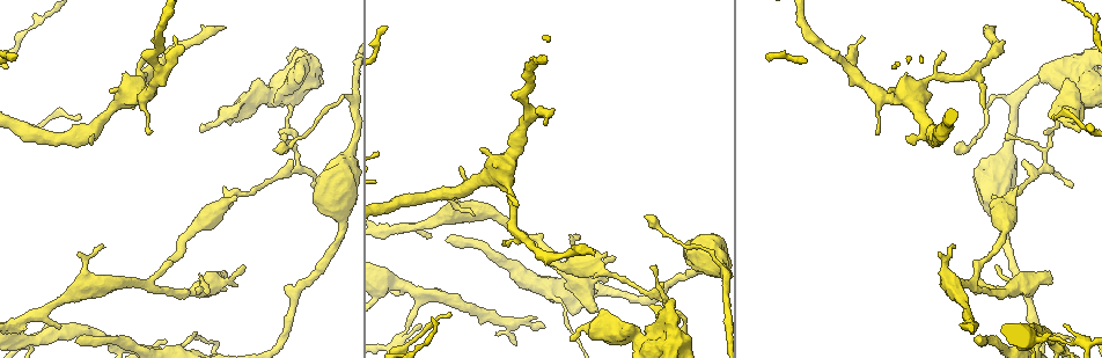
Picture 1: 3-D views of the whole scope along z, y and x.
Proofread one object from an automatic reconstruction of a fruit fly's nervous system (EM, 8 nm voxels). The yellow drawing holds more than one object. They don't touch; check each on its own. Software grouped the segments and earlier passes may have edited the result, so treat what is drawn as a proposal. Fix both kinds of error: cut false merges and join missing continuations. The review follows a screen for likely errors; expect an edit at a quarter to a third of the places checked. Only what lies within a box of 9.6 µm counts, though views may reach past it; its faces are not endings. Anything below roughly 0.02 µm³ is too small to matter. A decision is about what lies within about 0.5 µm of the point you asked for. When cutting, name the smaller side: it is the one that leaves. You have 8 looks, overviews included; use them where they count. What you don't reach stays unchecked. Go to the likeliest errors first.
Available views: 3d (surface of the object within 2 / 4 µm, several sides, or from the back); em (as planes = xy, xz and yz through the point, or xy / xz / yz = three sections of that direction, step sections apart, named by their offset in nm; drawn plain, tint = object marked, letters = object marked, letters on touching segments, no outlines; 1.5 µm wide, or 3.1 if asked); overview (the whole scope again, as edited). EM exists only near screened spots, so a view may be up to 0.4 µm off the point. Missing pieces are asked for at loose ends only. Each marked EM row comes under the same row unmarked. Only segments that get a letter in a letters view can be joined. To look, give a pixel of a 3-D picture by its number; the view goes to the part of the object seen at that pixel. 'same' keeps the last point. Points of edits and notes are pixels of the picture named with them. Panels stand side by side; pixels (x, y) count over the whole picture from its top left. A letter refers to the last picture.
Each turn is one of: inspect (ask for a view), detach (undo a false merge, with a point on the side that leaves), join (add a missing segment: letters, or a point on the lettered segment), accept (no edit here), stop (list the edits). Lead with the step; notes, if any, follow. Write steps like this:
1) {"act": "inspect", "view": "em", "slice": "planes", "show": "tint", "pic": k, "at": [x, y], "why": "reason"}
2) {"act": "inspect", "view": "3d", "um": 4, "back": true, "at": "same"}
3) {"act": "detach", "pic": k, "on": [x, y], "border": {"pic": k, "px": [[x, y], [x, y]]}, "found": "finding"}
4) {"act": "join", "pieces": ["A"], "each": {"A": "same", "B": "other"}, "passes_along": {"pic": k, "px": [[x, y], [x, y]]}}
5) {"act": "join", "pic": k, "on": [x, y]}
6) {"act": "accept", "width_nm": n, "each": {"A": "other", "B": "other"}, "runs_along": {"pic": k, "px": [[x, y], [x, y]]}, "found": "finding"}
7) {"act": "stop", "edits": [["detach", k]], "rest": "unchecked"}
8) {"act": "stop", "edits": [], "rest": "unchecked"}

{"act": "inspect", "view": "3d", "um": 4, "pic": 1, "at": [100, 246]}

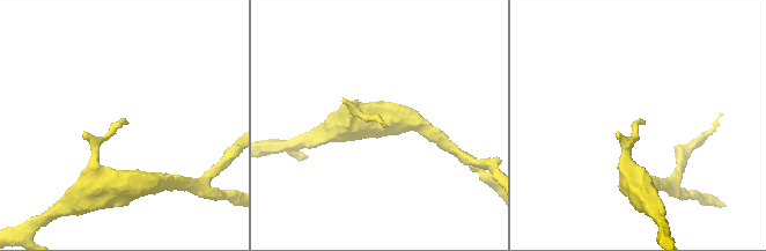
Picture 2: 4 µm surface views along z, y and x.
{"act": "inspect", "view": "em", "slice": "planes", "show": "letters", "pic": 2, "at": [645, 120], "why": "shape alone is not enough"}

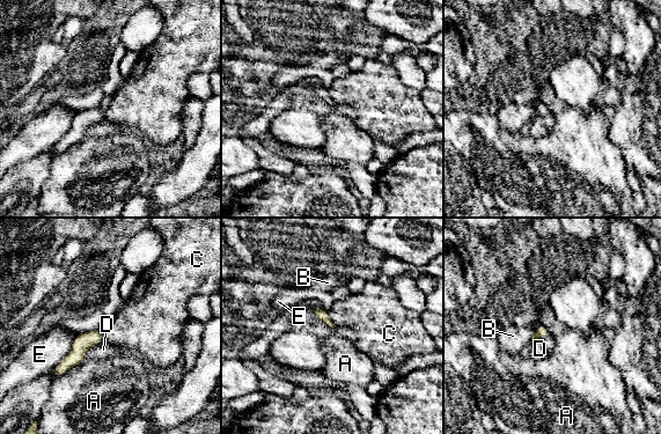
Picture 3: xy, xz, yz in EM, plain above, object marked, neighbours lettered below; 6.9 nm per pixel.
{"act": "accept", "width_nm": 80, "each": {"A": "other", "B": "other", "C": "other", "D": "other", "E": "other"}, "border": {"pic": 3, "px": [[327, 311], [333, 330]]}, "found": "none of them fits"}

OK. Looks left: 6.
{"act": "inspect", "view": "3d", "um": 4, "back": true, "pic": 1, "at": [1023, 343], "why": "calibre changes"}

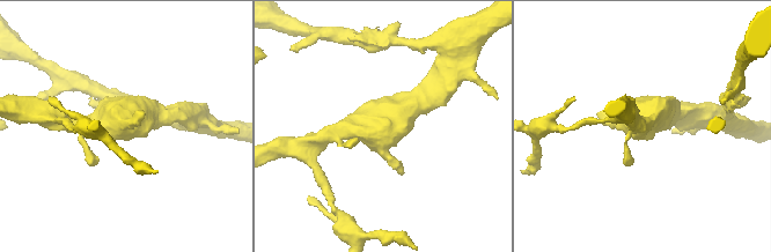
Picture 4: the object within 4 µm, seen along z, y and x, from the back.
{"act": "inspect", "view": "em", "slice": "yz", "step": 4, "show": "letters", "pic": 4, "at": [108, 129]}

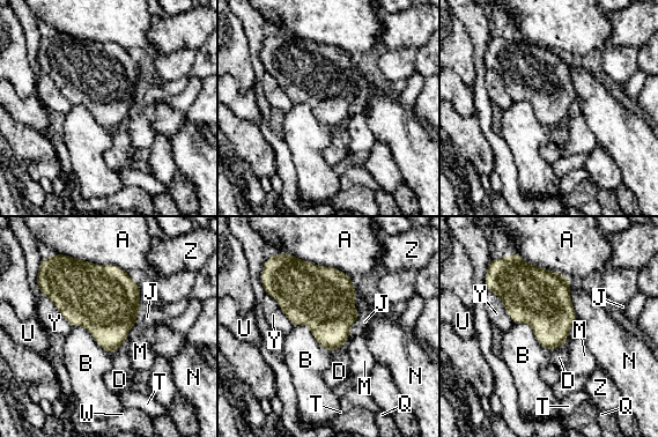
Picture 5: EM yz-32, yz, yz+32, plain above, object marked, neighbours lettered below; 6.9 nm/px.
{"act": "accept", "each": {"A": "other", "B": "other", "D": "other", "J": "other", "M": "other", "N": "other", "Q": "other", "T": "other", "U": "other", "W": "other", "Y": "other", "Z": "other"}, "border": {"pic": 5, "px": [[514, 323], [526, 323], [548, 350]]}, "found": "one cell here"}

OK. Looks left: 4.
{"act": "inspect", "view": "em", "slice": "planes", "show": "tint", "pic": 1, "at": [1051, 279], "why": "thick end"}

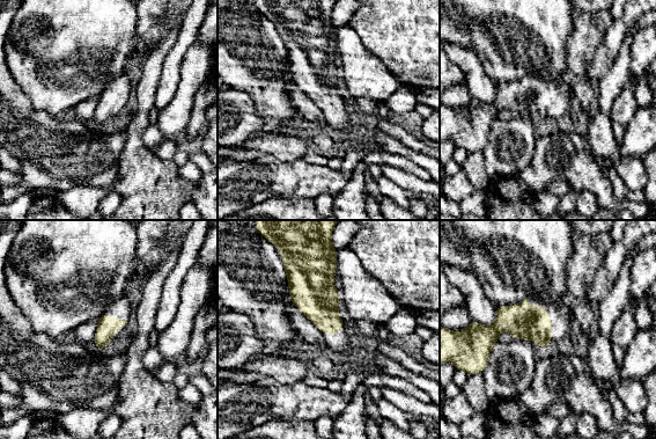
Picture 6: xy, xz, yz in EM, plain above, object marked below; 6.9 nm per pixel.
{"act": "inspect", "view": "em", "slice": "planes", "show": "letters", "at": "same"}

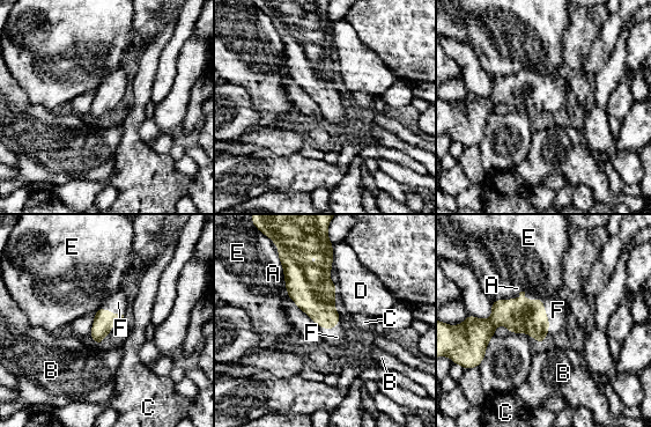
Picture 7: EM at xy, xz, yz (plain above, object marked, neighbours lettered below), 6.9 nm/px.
{"act": "join", "pieces": ["F"], "each": {"A": "other", "B": "other", "C": "other", "D": "other", "E": "other", "F": "same"}, "passes_along": {"pic": 7, "px": [[519, 316], [547, 321], [557, 310]]}, "found": "the cell continues"}

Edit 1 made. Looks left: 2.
{"act": "stop", "edits": [["join", 7]], "rest": "unchecked"}

